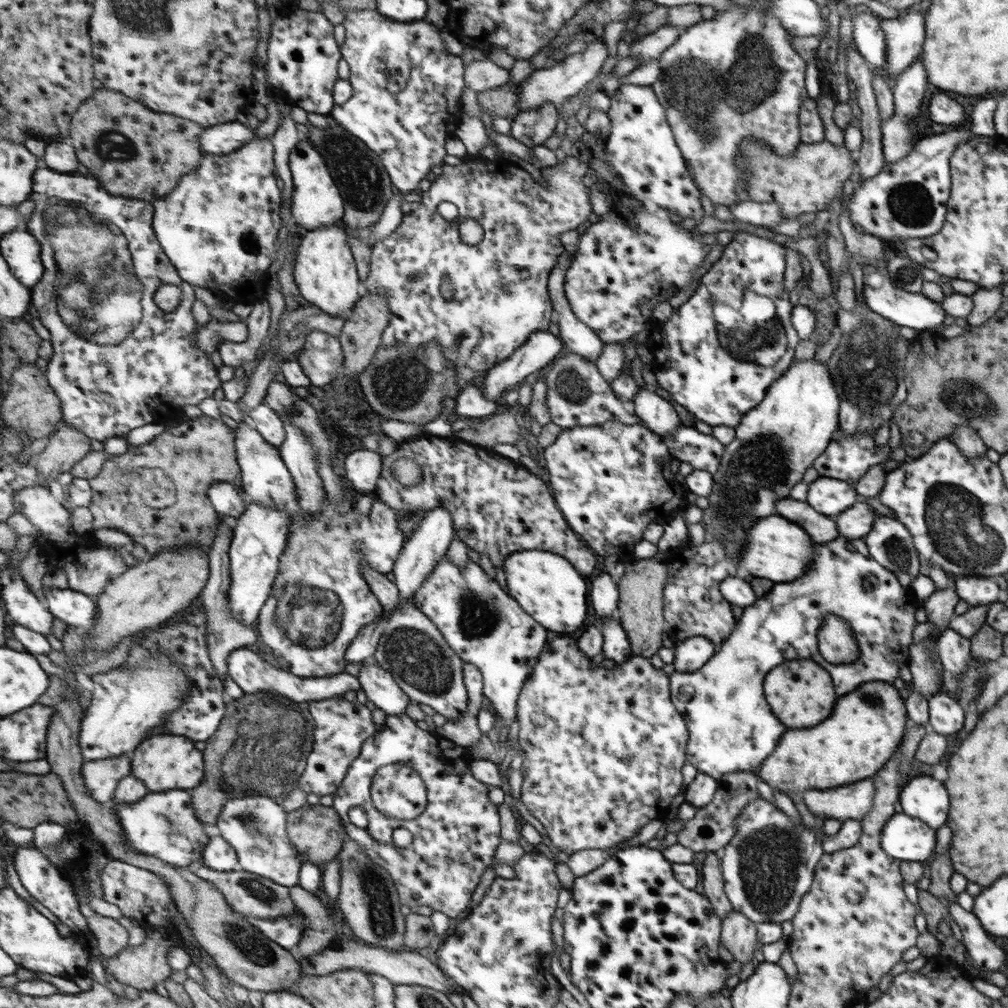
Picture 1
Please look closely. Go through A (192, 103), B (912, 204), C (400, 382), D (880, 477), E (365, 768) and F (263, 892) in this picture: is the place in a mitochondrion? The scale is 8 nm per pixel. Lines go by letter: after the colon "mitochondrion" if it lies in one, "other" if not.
A: other
B: mitochondrion
C: mitochondrion
D: other
E: other
F: mitochondrion

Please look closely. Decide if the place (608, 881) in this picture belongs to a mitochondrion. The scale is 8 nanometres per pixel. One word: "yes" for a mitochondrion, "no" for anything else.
no

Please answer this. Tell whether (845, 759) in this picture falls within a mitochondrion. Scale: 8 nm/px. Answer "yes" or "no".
no

